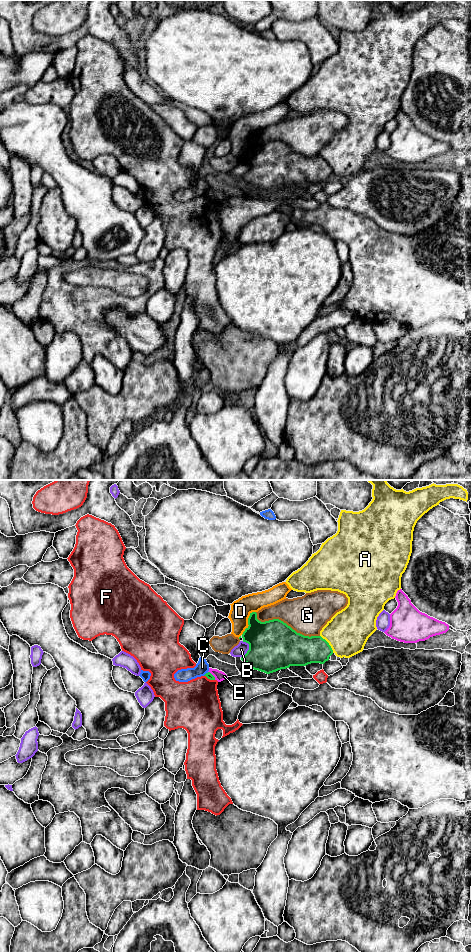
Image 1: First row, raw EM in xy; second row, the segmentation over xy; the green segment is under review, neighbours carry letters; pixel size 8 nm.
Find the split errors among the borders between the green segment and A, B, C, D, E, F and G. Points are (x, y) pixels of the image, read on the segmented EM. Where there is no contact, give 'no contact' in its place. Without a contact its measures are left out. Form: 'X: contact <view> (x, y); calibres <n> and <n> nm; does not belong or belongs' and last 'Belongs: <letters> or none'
A: contact xy (328, 644); calibres 260 and 340 nm; does not belong
B: contact xy (249, 649); calibres 400 and 100 nm; does not belong
C: contact xy (206, 673); calibres 50 and 110 nm; does not belong
D: contact xy (248, 623); calibres 380 and 160 nm; does not belong
E: contact xy (212, 675); calibres 50 and 80 nm; does not belong
F: contact xy (209, 678); calibres 50 and 400 nm; does not belong
G: contact xy (285, 623); calibres 400 and 320 nm; does not belong
Belongs: none

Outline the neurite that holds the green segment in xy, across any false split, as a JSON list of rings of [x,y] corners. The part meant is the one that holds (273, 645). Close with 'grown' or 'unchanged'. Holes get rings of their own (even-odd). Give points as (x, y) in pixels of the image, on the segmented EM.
[[[257,613],[248,618],[248,627],[242,634],[243,642],[249,644],[249,650],[241,657],[251,669],[270,674],[290,666],[306,666],[311,663],[324,664],[333,654],[329,643],[321,636],[304,636],[279,619],[261,622]]]; unchanged

